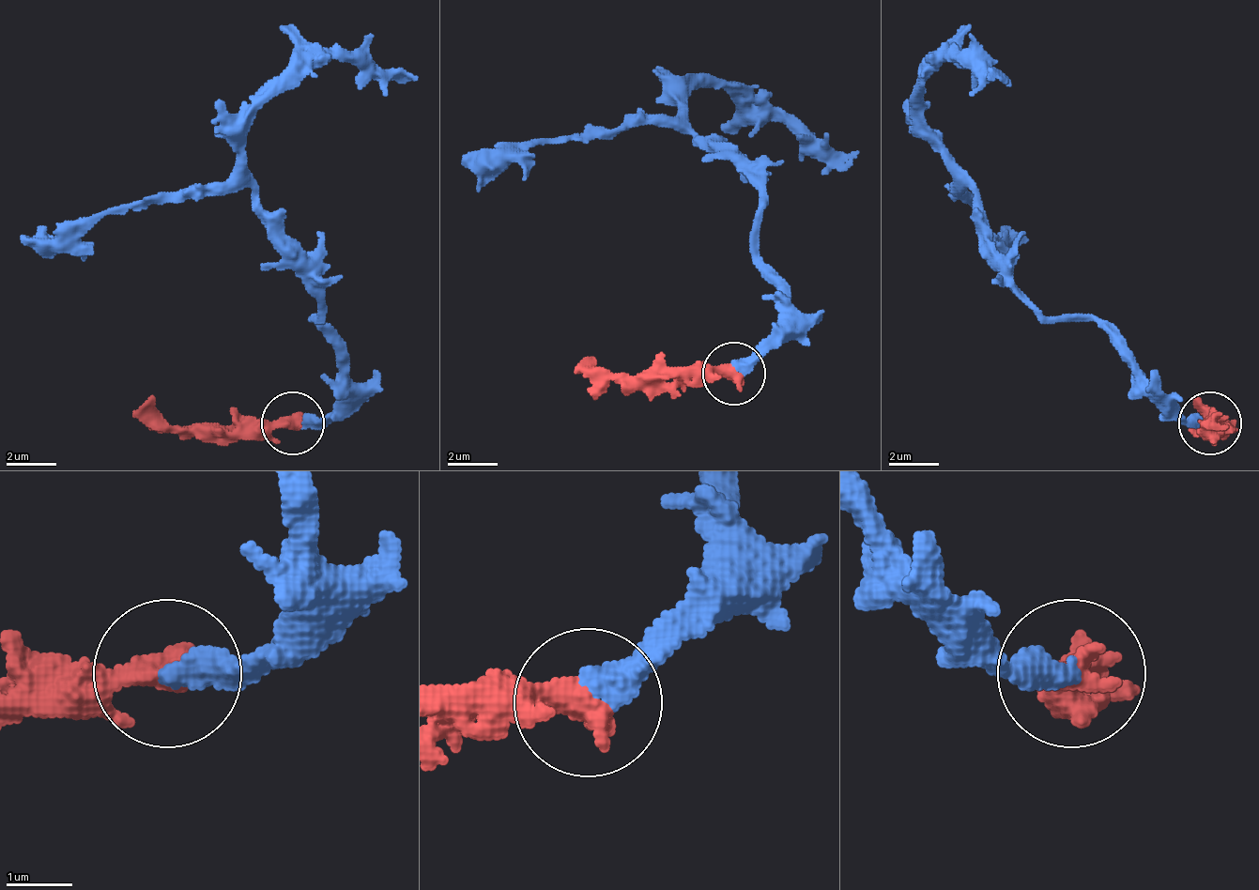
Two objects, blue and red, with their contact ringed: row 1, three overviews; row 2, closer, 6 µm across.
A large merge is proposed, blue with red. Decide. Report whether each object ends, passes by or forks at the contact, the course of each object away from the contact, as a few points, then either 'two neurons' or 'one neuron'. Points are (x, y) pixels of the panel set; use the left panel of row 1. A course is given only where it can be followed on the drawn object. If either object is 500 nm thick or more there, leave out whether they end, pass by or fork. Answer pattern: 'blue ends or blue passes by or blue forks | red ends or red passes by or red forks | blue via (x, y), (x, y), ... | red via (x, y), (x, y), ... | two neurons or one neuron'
blue ends | red ends | blue via (294, 424), (319, 424), (338, 400), (338, 344), (256, 200), (244, 131), (275, 94), (326, 63), (419, 82) | red via (294, 424), (150, 431), (131, 412) | one neuron

